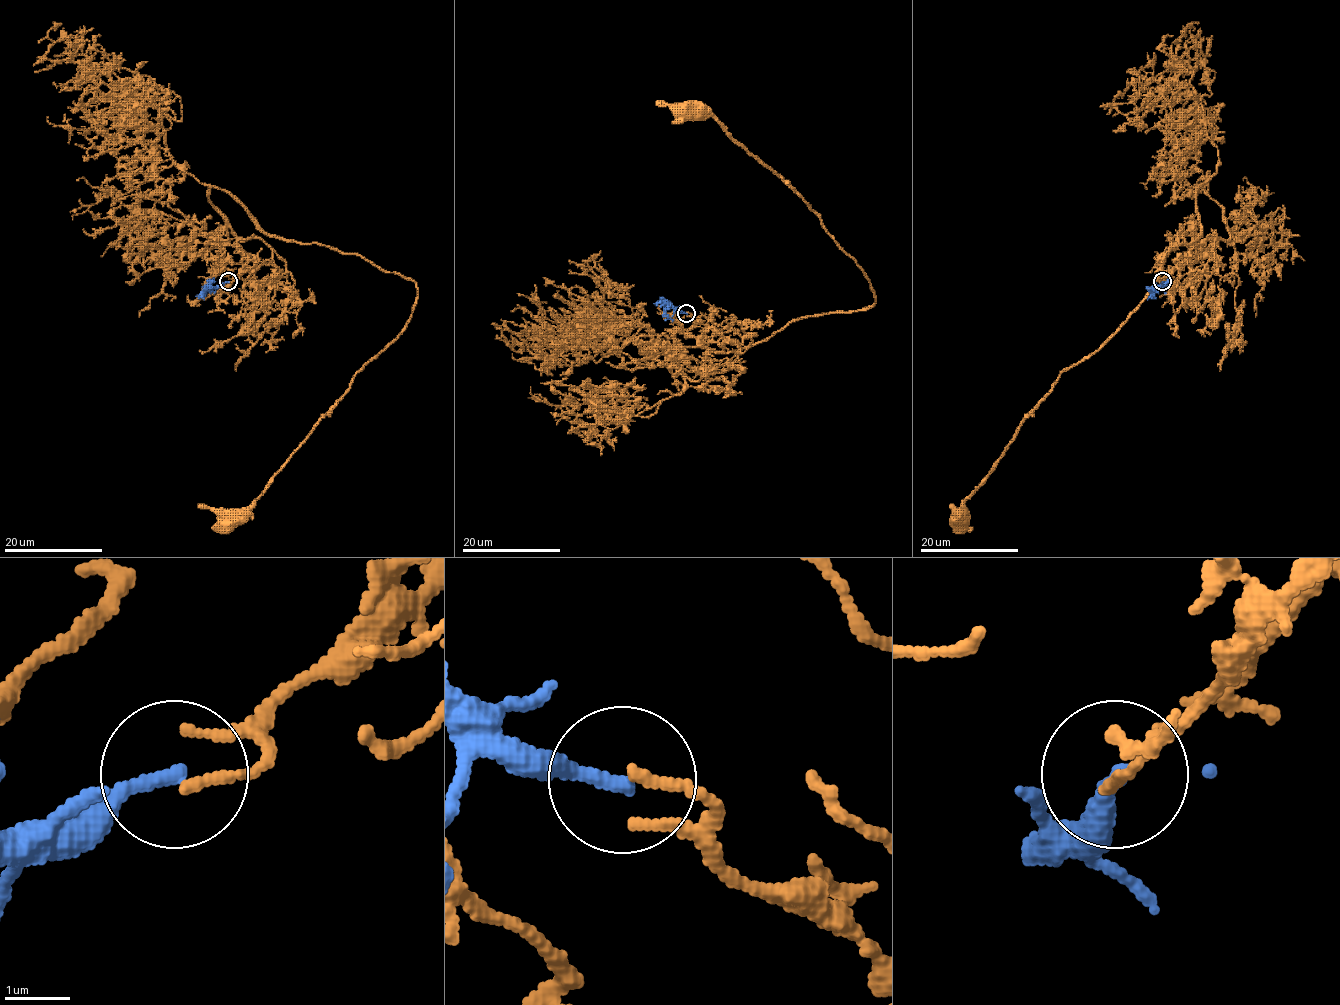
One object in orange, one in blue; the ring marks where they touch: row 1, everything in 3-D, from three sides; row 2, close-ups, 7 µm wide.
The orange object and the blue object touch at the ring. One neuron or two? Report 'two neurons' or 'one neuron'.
two neurons

